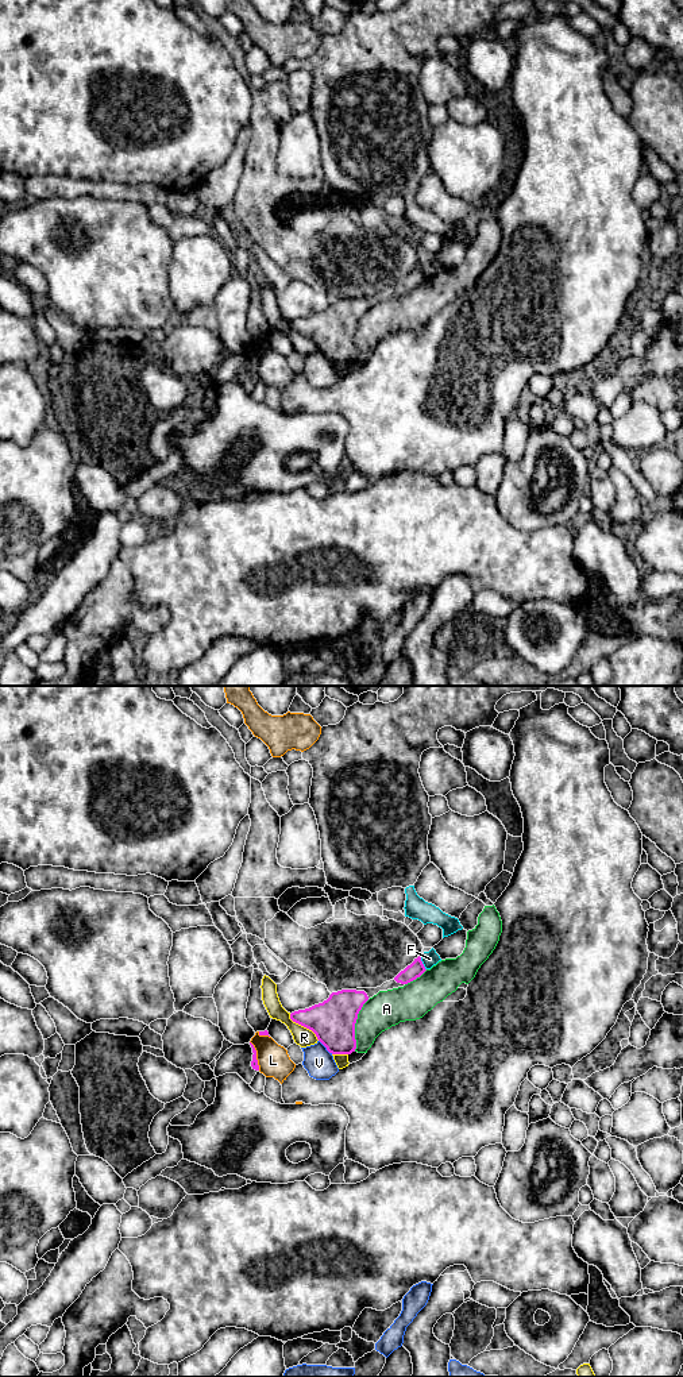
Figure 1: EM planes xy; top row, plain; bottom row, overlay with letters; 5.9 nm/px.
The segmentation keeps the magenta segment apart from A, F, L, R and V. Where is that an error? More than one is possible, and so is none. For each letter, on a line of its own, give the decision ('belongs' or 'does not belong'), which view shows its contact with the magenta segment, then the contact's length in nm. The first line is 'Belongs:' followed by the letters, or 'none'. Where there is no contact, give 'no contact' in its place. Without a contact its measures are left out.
Belongs: none
A: does not belong; meets magenta in xy; contact 320 nm long
F: does not belong; meets magenta in xy; contact 90 nm long
L: does not belong; meets magenta in xy; contact 190 nm long
R: does not belong; meets magenta in xy; contact 240 nm long
V: does not belong; meets magenta in xy; contact 120 nm long

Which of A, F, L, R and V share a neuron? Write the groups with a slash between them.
A / F / L / R / V

